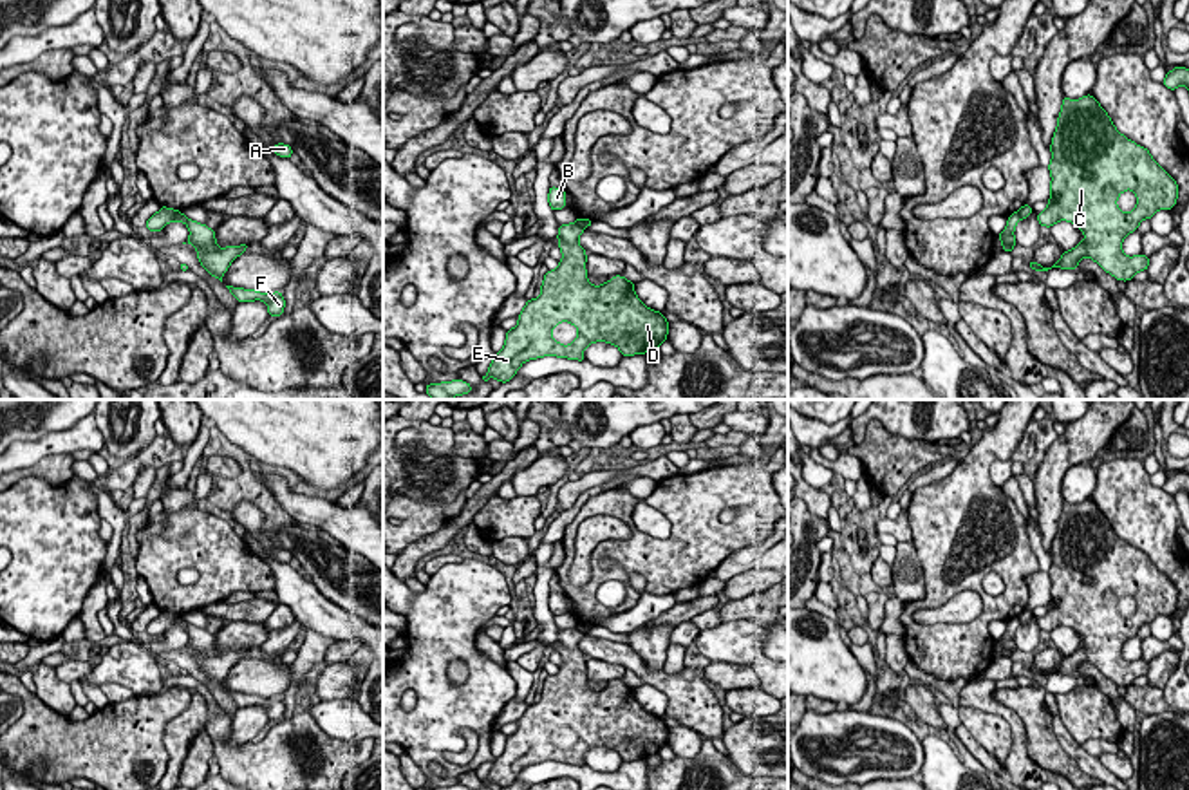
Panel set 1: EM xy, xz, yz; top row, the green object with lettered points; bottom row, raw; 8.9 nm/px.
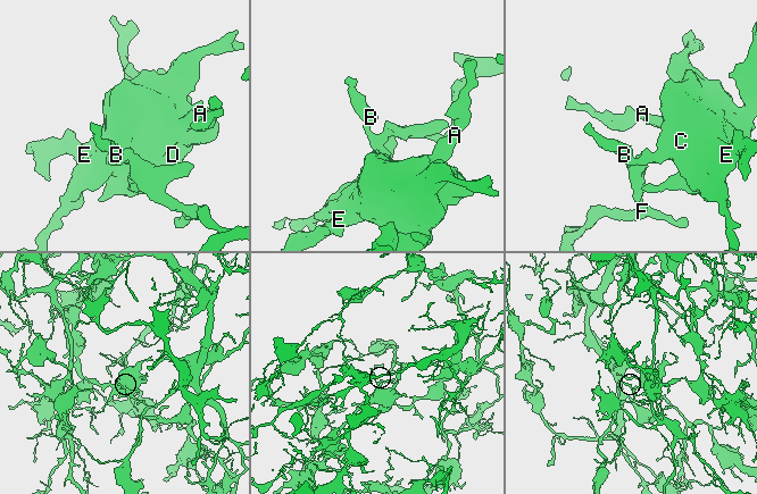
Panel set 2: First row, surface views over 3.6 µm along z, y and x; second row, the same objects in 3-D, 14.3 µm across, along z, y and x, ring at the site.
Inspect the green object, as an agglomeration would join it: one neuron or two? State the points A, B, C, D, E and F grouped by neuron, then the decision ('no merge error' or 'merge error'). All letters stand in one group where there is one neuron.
groups A B C D E / F; merge error

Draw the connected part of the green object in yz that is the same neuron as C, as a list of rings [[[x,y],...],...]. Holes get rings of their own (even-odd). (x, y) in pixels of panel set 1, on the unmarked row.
[[[1063,503],[1048,569],[1050,606],[1037,618],[1041,631],[1068,625],[1082,635],[1084,645],[1052,672],[1077,674],[1088,662],[1117,685],[1131,685],[1146,676],[1149,662],[1128,662],[1122,645],[1144,624],[1176,609],[1176,586],[1151,562],[1149,555],[1122,541],[1099,506]],[[1133,595],[1137,611],[1122,618],[1117,604]]]

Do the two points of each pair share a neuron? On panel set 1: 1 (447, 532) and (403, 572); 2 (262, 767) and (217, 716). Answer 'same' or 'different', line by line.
1: same
2: same

